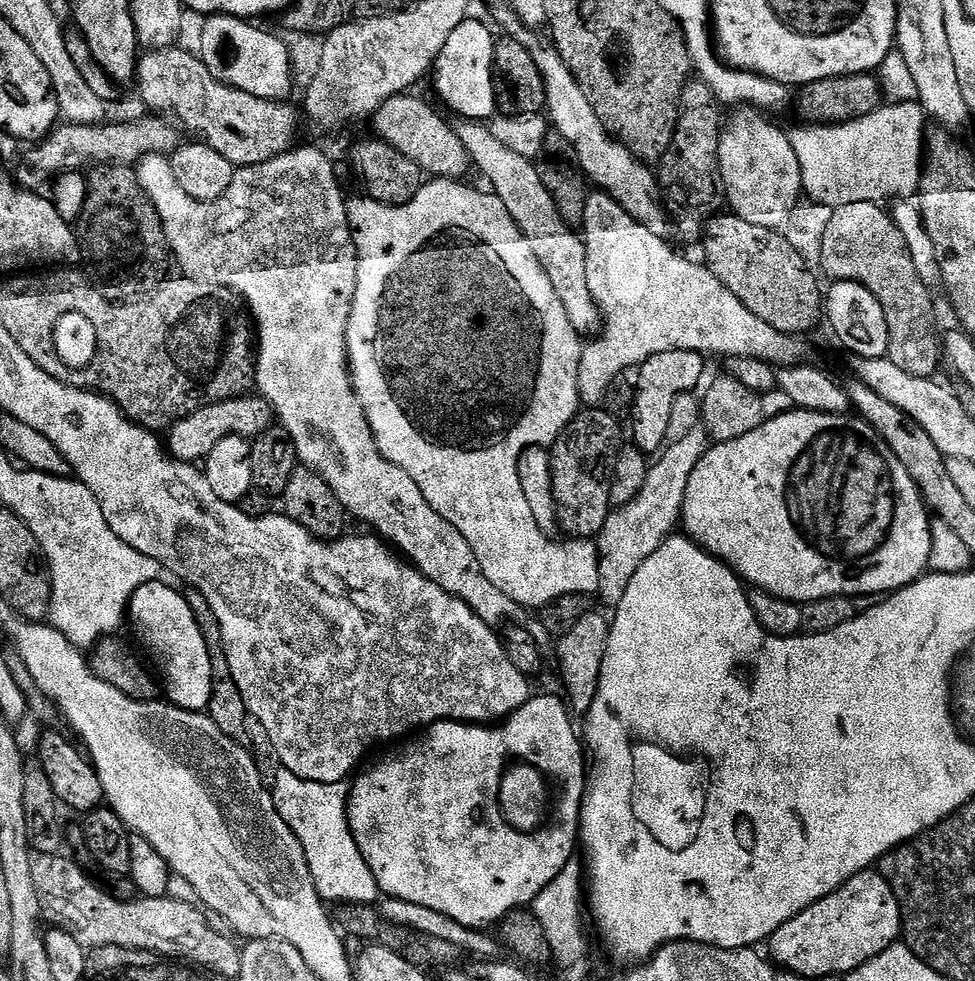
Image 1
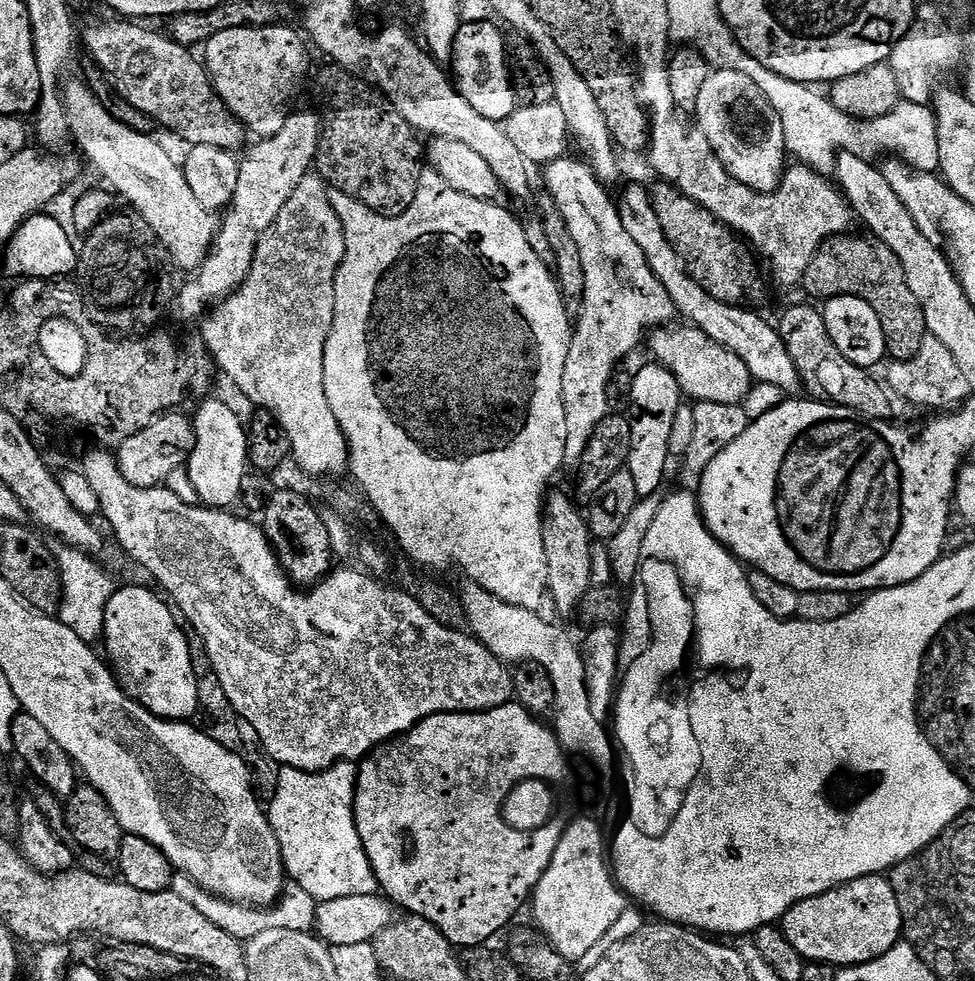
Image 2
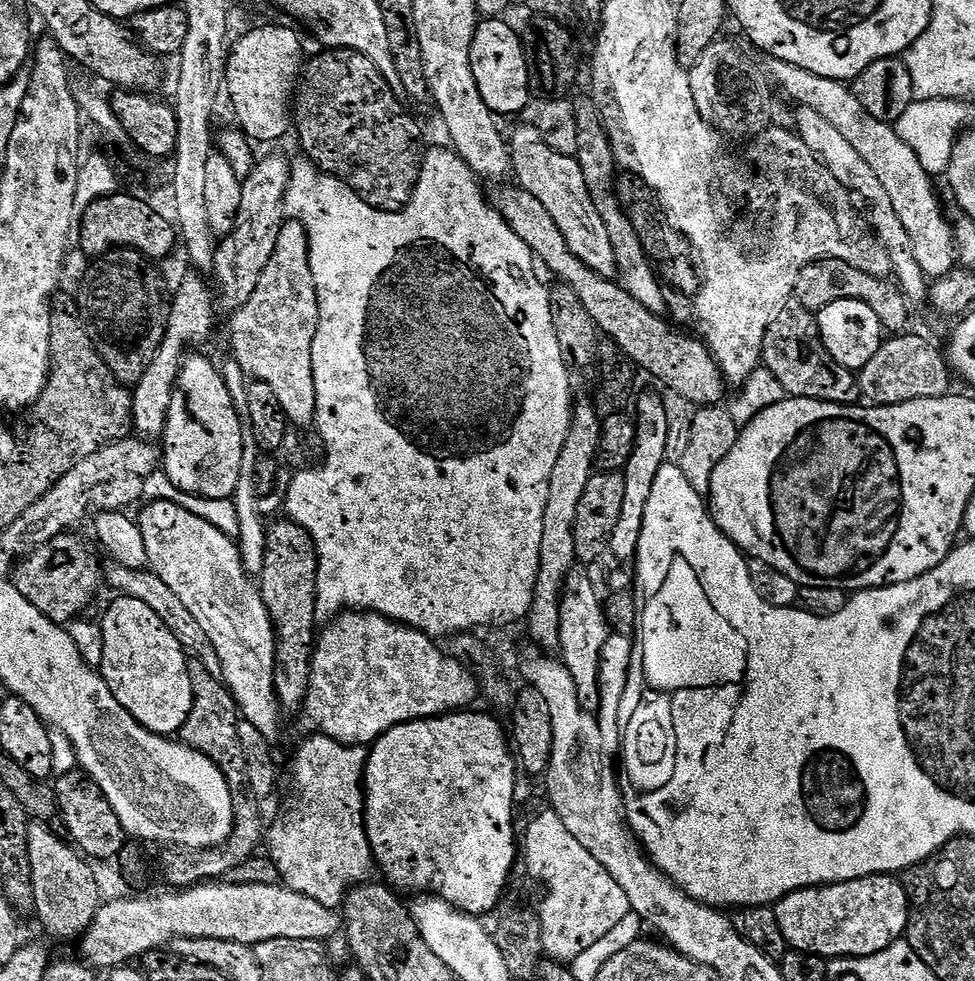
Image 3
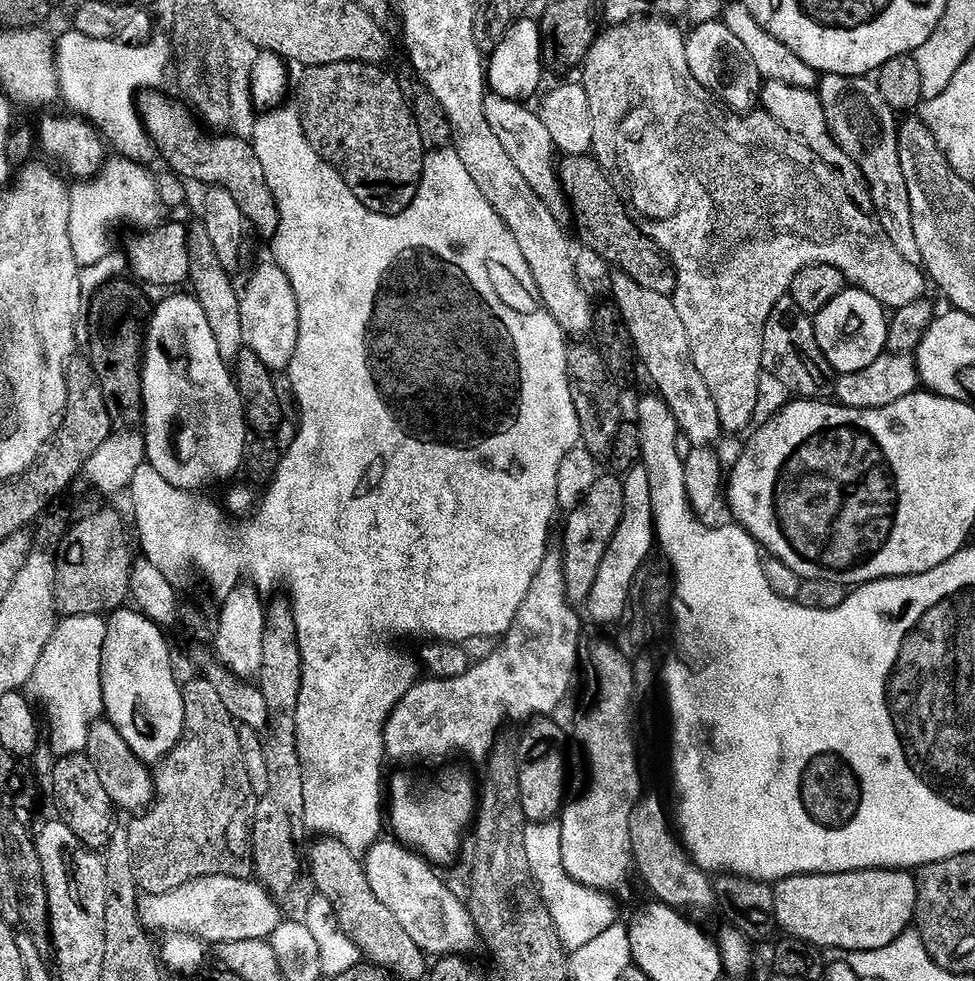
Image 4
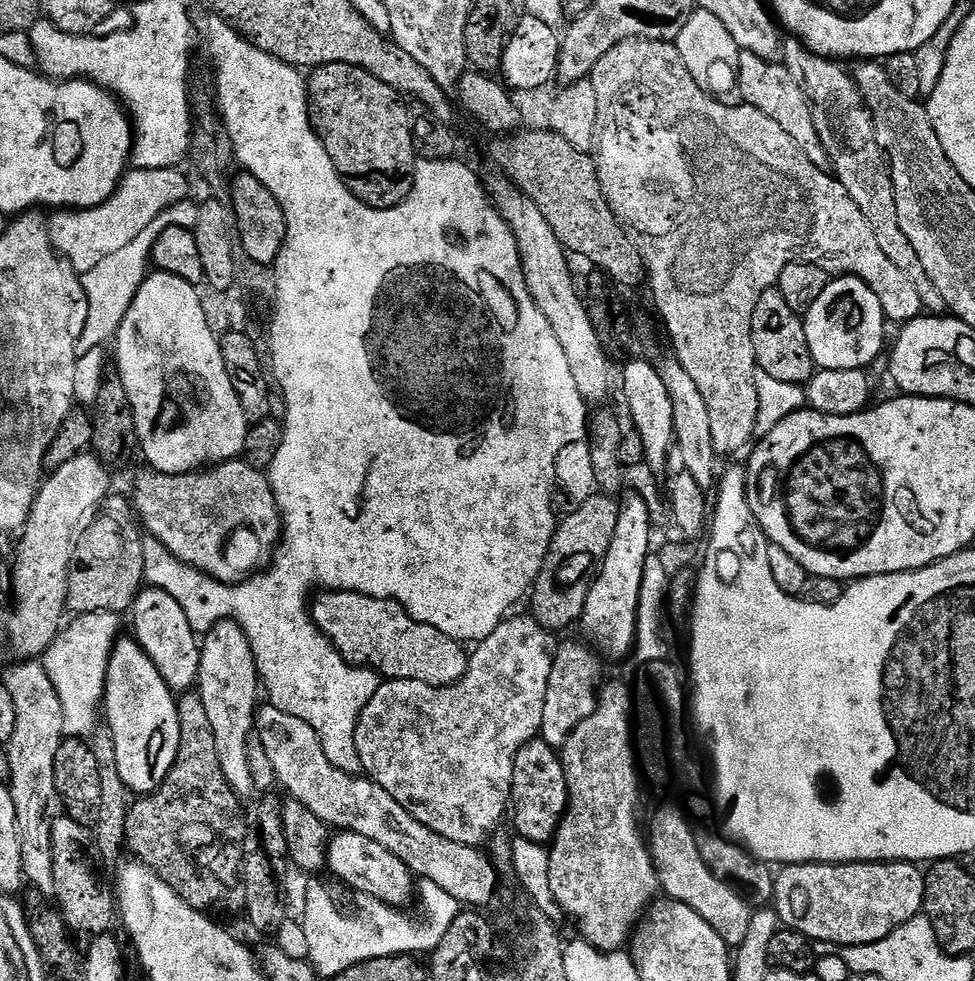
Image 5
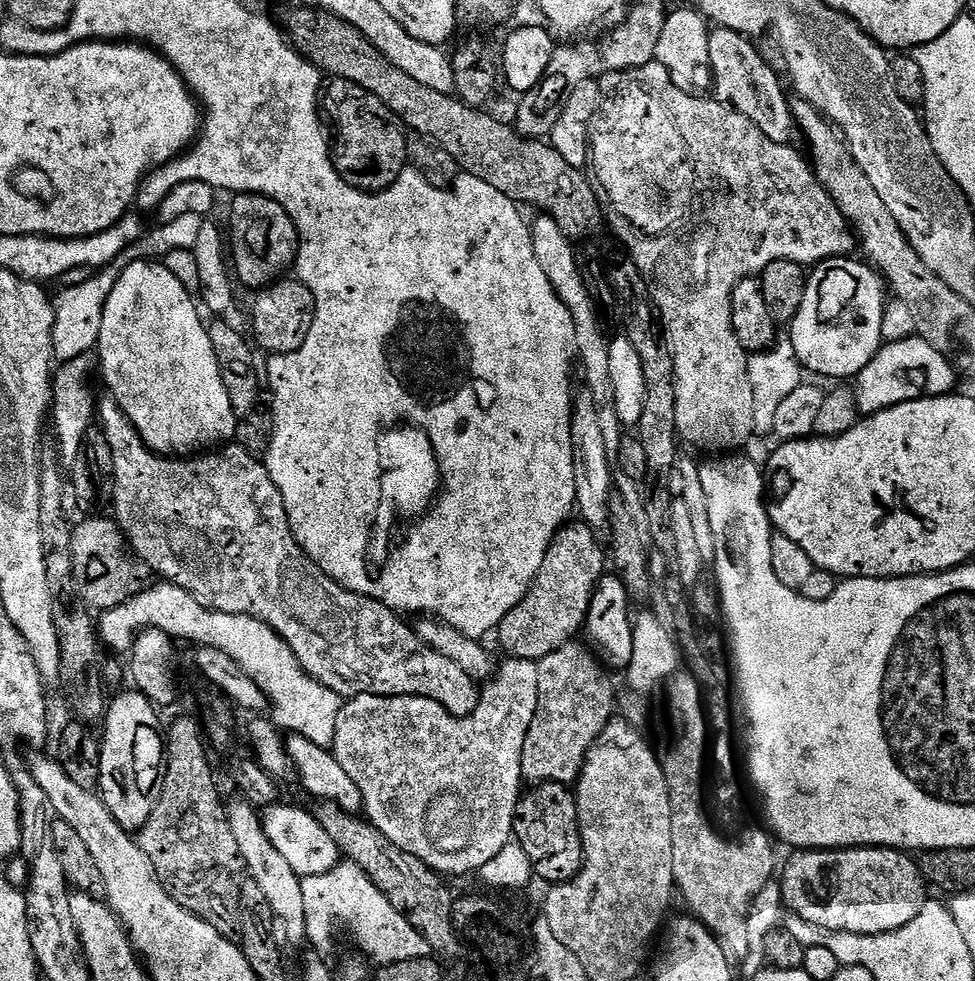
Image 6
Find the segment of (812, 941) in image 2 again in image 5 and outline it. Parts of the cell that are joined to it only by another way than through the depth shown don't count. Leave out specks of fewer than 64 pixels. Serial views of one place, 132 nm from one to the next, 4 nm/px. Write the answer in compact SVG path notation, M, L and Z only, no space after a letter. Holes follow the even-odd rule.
M912 862L891 863L855 863L855 864L786 864L776 872L776 899L774 909L779 916L779 923L785 928L793 928L801 932L806 939L824 944L836 944L835 946L851 946L853 944L869 944L886 938L898 926L910 922L910 918L921 915L924 907L924 878L925 873L919 872L917 865Z

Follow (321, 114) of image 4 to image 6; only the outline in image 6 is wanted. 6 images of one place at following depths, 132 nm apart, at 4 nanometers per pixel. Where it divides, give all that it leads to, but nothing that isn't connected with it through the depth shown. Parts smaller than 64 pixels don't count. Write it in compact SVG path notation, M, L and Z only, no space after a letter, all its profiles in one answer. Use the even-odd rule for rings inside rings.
M333 79L331 83L332 88L325 87L322 92L322 112L325 117L332 116L336 123L334 159L340 177L361 192L383 192L396 183L410 164L405 125L396 113L364 88L348 80Z

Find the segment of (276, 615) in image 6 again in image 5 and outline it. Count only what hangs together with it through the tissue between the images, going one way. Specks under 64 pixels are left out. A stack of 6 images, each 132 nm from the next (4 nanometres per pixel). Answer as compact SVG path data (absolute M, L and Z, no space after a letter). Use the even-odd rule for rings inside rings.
M237 458L207 470L188 472L185 476L171 476L155 470L143 471L136 476L135 515L143 531L151 539L162 542L162 546L166 546L174 558L224 584L243 584L271 561L282 539L282 521L272 484L261 469L250 466L243 458ZM331 590L319 595L310 604L312 622L349 664L367 665L388 680L417 680L435 688L448 688L468 673L469 659L463 653L461 641L442 634L437 625L413 620L395 600L373 600L359 592ZM363 620L376 625L360 628Z

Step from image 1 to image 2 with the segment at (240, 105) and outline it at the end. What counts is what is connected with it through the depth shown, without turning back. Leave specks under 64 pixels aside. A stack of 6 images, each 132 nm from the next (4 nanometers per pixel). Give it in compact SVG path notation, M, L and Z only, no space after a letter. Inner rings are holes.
M112 18L109 24L92 24L82 32L82 48L88 51L87 55L99 68L107 74L112 81L112 87L116 93L134 110L142 110L157 125L169 128L176 136L185 140L185 145L205 144L206 146L218 146L222 150L235 153L236 148L243 149L246 129L227 105L224 104L212 81L209 79L208 70L205 65L192 57L193 53L172 40L171 35L160 32L151 32L143 28L143 23L129 22L124 18Z

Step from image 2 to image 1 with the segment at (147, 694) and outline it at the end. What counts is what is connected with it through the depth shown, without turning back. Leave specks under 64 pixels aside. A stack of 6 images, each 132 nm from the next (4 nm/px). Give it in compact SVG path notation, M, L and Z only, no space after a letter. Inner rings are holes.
M163 579L150 582L146 586L138 586L138 590L132 595L126 613L127 619L132 620L132 628L140 635L140 640L152 651L160 672L164 675L162 680L162 692L166 695L167 703L175 708L181 708L187 712L204 712L210 702L210 690L212 689L212 671L210 670L210 650L206 650L206 638L202 638L202 630L198 630L198 618L194 618L194 610L190 610L190 602L186 602L184 592L179 587L171 588L164 584Z

